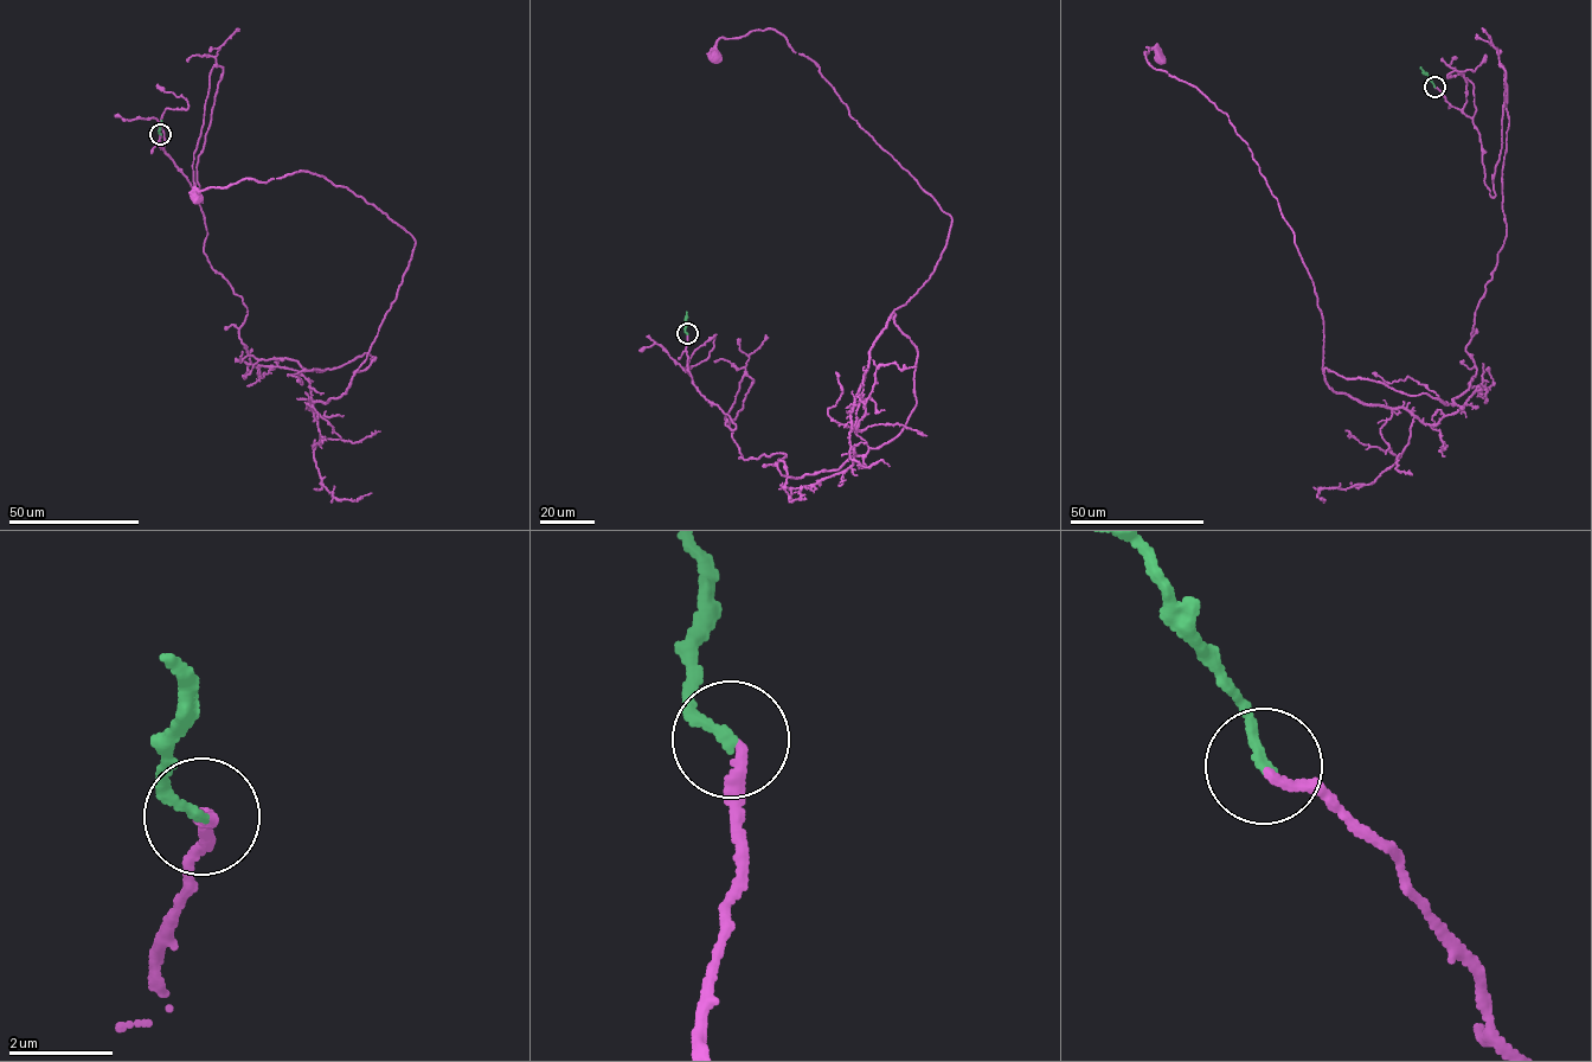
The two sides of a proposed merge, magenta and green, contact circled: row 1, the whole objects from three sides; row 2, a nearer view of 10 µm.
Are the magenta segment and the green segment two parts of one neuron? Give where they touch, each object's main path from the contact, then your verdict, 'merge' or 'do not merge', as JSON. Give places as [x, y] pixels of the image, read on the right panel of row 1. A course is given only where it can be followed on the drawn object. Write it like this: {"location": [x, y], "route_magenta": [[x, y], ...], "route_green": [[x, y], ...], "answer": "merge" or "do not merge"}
{"location": [1435, 87], "route_magenta": [[1435, 87], [1494, 197], [1502, 65], [1509, 119], [1506, 238], [1446, 405], [1322, 370], [1278, 200], [1159, 56]], "route_green": [[1435, 87], [1420, 66]], "answer": "merge"}

